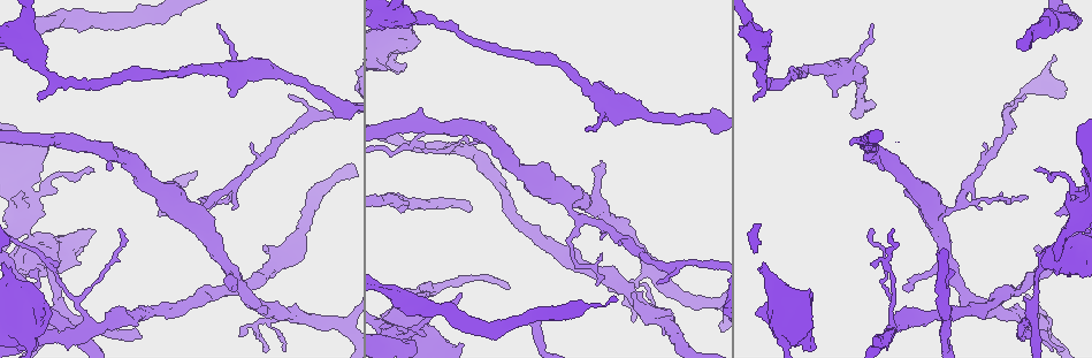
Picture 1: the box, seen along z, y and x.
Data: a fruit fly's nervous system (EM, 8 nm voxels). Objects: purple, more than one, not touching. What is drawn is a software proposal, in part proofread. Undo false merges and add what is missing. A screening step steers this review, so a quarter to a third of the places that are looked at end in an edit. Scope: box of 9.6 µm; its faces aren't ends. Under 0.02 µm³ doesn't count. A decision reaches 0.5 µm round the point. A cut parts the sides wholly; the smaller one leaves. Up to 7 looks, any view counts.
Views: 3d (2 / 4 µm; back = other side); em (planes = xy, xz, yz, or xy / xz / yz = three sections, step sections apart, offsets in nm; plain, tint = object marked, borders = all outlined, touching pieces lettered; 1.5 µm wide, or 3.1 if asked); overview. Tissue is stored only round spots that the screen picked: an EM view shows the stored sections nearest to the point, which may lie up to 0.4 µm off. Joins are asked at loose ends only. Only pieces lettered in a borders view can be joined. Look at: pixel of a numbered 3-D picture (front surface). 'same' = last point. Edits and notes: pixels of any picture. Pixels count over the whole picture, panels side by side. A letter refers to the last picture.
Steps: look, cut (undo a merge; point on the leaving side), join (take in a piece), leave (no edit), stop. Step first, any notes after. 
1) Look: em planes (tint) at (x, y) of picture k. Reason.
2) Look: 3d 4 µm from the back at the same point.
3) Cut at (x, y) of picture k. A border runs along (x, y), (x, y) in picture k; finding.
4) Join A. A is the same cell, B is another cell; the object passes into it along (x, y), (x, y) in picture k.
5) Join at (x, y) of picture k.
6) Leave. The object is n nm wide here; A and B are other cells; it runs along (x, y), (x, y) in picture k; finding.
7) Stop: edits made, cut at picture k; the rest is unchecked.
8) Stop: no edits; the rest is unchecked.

Look: em yz step 8 (tint) at (431, 309) of picture 1. A narrow waist.

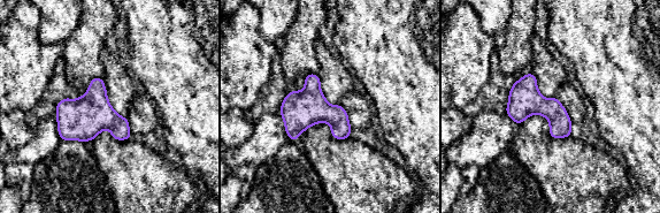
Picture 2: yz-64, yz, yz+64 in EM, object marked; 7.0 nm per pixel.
Look: em planes (tint) at the same point. Another direction.

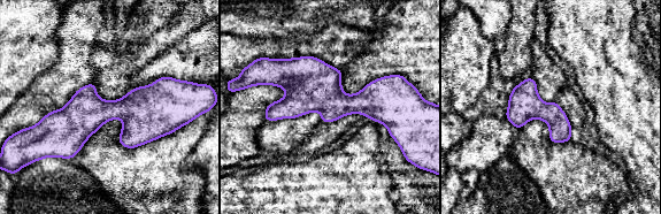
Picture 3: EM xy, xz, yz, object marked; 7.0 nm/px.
Look: em planes (borders) at the same point.

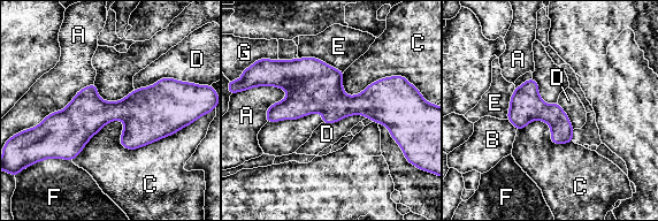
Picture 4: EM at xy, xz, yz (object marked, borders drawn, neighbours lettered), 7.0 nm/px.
Leave. The longest contact is with C, 900 nm; A, B, C, D, E, F and G are other cells; continuous, no second neuron.

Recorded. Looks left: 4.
Look: em xz step 8 (borders) at (460, 296) of picture 1. Tapers out.

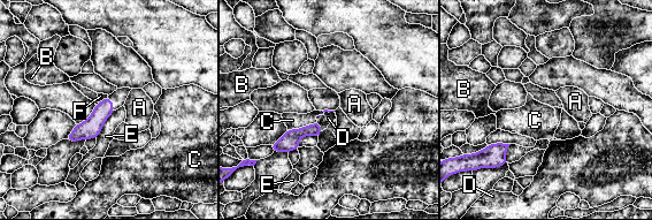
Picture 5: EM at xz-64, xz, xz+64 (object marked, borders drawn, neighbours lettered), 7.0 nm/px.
Look: em planes (borders) at the same point. Another direction.

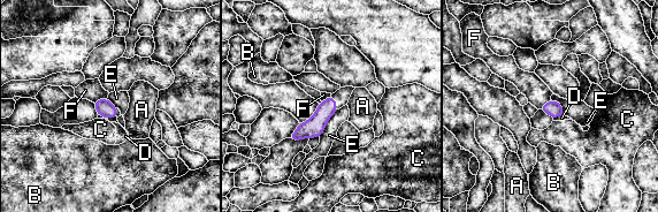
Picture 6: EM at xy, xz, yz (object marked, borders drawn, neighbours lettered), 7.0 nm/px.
Leave. The object is 110 nm wide here; A, B, C, D, E and F are other cells; it runs along (330, 99), (323, 113), (293, 137) in picture 6; no lettered piece goes on from it.

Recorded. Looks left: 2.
Look: em xz step 4 (tint) at (88, 330) of picture 1. Side arm on a straight run.

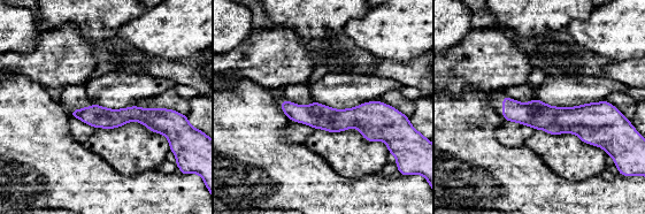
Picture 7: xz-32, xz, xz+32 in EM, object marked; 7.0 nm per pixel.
Look: em planes (borders) at the same point. Cut it another way.

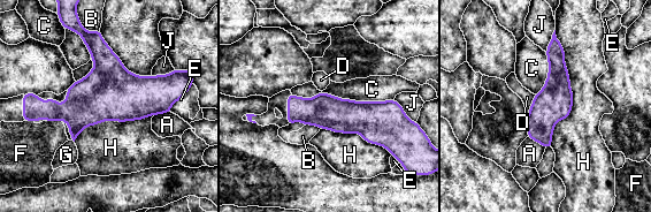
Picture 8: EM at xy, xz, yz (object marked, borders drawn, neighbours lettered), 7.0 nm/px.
Leave. A, B, C, D, E, F, G, H and J are other cells; a border runs along (554, 30), (572, 110), (550, 146) in picture 8; continuous, no second neuron.

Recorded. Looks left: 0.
Stop: no edits; the rest is unchecked.

